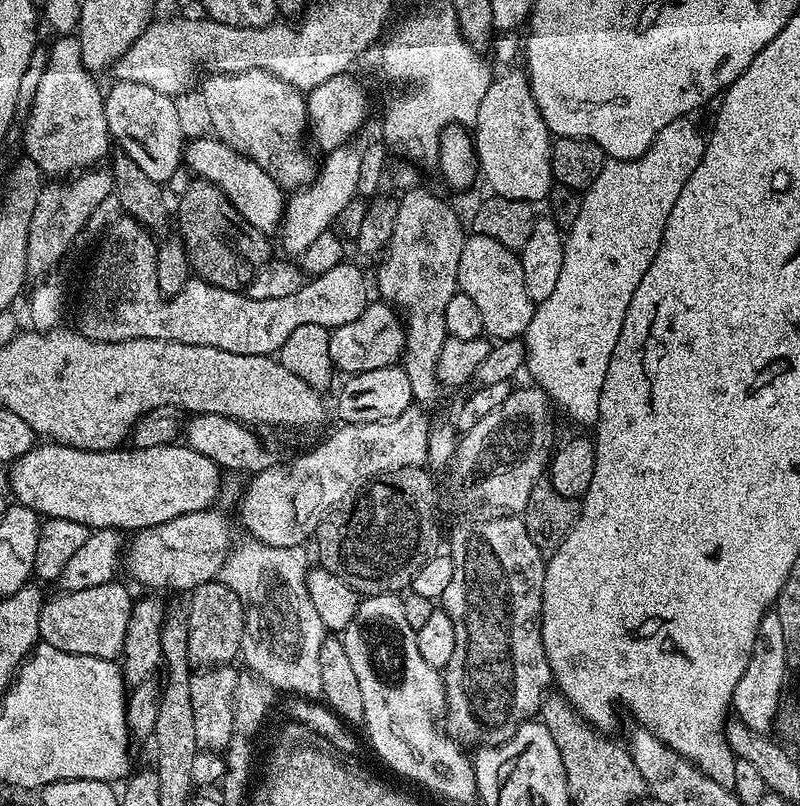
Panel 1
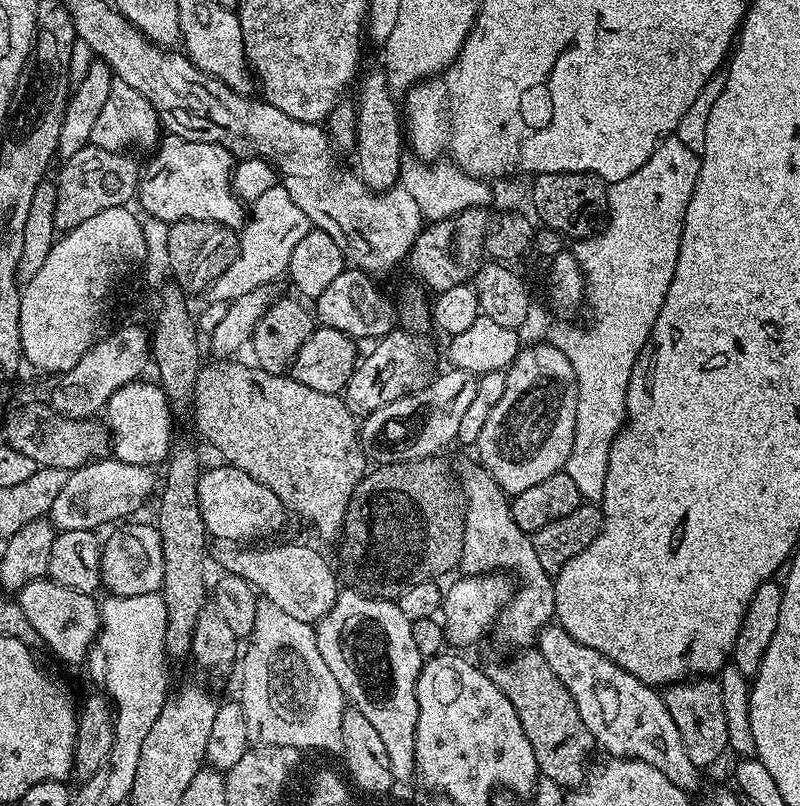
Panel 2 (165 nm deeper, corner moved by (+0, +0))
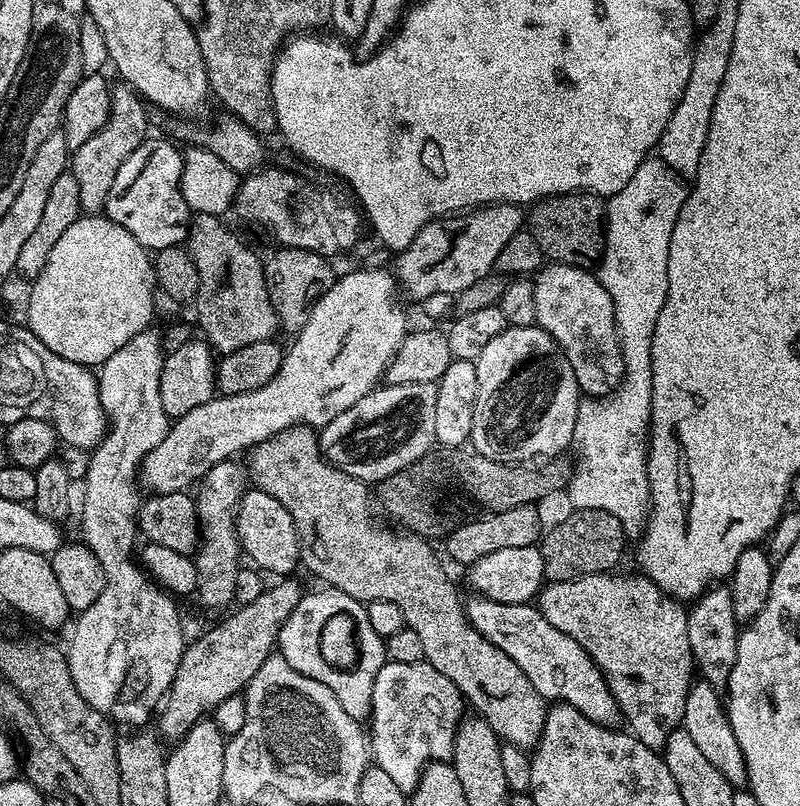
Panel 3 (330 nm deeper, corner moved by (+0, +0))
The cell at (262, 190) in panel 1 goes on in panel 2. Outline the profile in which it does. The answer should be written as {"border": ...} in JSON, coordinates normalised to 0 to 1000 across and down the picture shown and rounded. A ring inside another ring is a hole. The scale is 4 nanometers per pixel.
{"border":[[[210,166],[201,172],[189,190],[190,200],[178,208],[173,225],[173,249],[181,258],[184,267],[213,279],[224,273],[261,273],[295,285],[308,273],[308,258],[290,236],[290,210],[293,195],[278,181],[263,176],[243,176],[233,171]]]}

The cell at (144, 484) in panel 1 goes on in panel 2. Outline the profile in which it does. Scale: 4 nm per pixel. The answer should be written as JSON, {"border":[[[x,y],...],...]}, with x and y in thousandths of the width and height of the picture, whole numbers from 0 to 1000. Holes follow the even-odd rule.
{"border":[[[275,573],[271,581],[251,584],[246,600],[250,615],[253,648],[260,663],[280,672],[298,672],[316,663],[333,663],[354,653],[358,632],[354,623],[333,603],[318,598],[313,588],[298,583],[293,577]]]}

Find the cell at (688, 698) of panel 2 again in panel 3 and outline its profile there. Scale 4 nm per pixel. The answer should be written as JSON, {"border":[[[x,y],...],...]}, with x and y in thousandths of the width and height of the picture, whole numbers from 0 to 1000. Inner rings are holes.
{"border":[[[745,710],[741,715],[729,715],[721,720],[691,720],[681,723],[680,728],[675,732],[673,753],[676,762],[683,767],[683,772],[688,772],[688,777],[693,777],[693,782],[703,782],[703,787],[718,792],[718,797],[723,797],[723,801],[728,801],[728,806],[733,806],[736,816],[750,828],[750,835],[755,837],[755,844],[760,847],[760,855],[768,861],[770,873],[775,877],[775,887],[784,907],[789,908],[791,913],[796,913],[809,928],[829,931],[839,908],[854,900],[855,882],[858,881],[858,861],[868,847],[868,820],[865,808],[863,806],[863,792],[860,790],[860,761],[854,748],[834,739],[809,715],[804,712],[794,712],[795,715],[770,713]]]}

